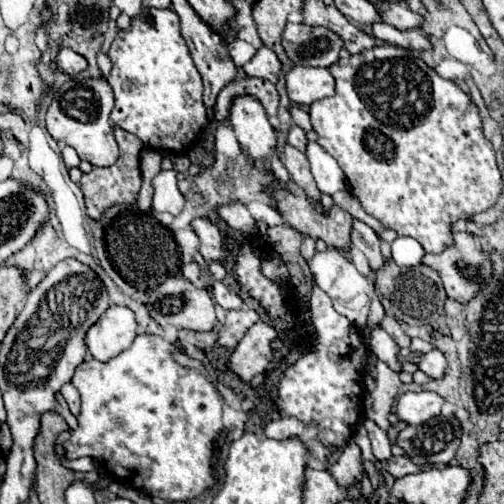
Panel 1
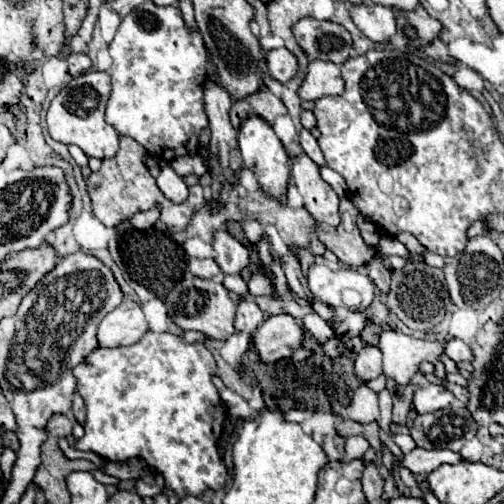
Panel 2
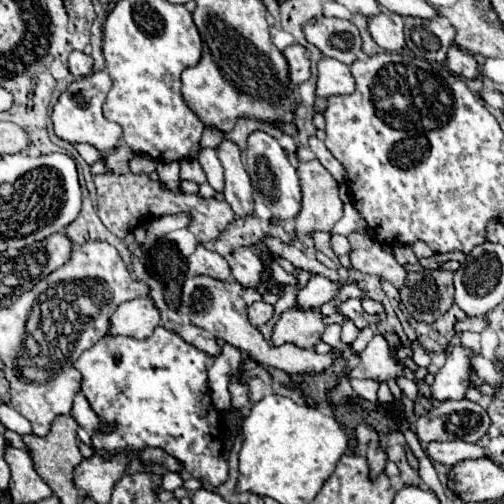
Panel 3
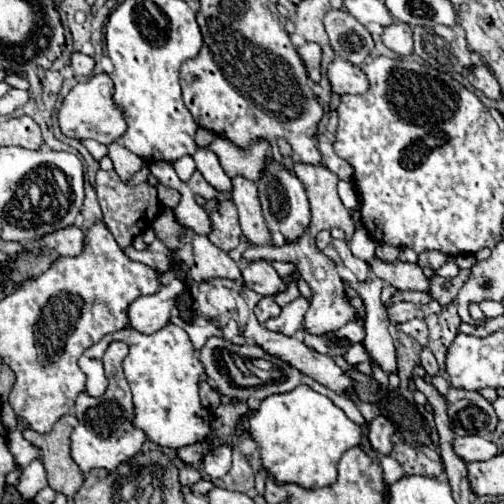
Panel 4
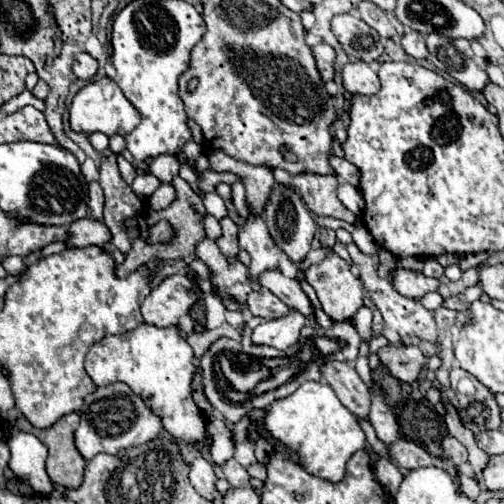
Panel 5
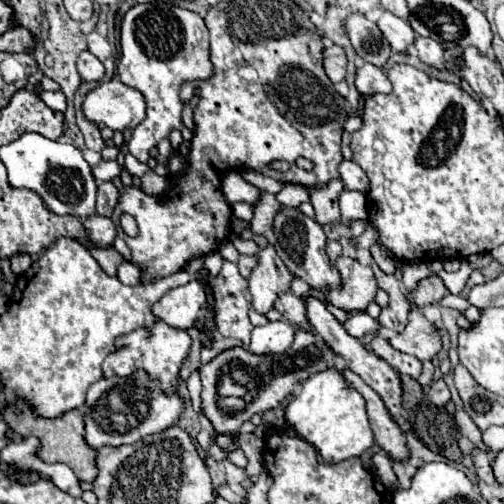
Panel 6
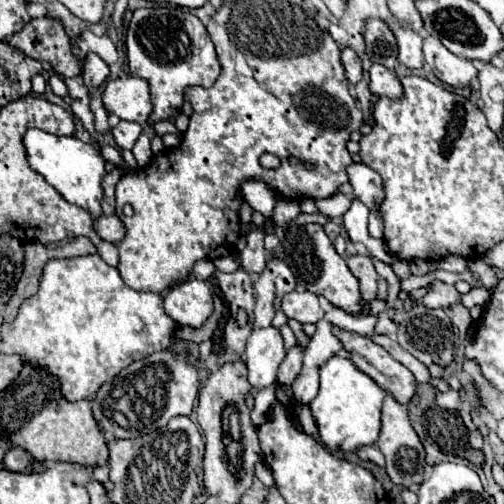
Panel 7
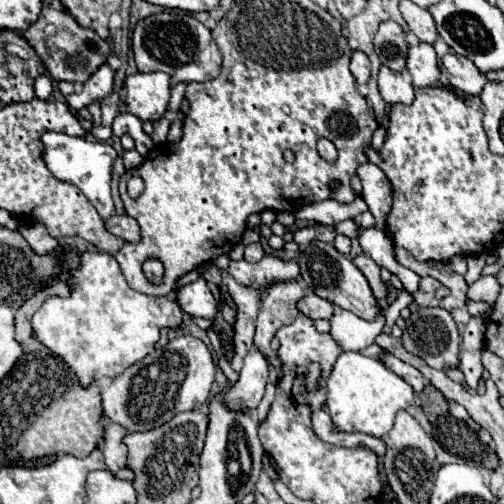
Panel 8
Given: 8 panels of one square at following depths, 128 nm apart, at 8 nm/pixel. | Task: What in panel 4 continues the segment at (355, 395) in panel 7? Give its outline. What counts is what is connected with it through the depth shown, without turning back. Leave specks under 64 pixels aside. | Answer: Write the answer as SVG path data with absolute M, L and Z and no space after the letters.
M302 384L292 392L268 396L260 408L250 414L250 436L260 446L260 460L266 474L274 476L278 482L322 488L336 482L336 466L346 450L360 444L362 428L354 424L330 398Z

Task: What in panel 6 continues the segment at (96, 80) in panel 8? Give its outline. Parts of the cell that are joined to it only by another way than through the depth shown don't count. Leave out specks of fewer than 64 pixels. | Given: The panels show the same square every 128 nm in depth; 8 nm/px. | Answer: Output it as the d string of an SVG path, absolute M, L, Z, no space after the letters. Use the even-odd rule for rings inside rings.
M84 50L78 58L78 72L80 72L82 80L86 80L86 82L100 80L104 76L104 64L94 54ZM33 90L35 94L38 94L42 101L52 110L65 112L67 108L66 96L62 91L47 92L43 90Z

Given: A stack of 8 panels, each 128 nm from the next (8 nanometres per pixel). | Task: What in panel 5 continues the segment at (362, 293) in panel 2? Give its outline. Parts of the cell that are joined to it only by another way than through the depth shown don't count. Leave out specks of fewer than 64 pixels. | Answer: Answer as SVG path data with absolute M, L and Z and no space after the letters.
M290 312L284 318L268 320L252 330L252 342L254 344L268 344L280 350L286 350L296 344L300 328L306 324L304 316L300 312Z

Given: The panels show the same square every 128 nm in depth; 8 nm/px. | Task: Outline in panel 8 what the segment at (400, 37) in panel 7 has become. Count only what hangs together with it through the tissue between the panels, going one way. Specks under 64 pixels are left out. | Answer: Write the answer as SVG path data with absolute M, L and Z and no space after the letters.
M422 42L418 46L410 46L408 72L412 76L414 86L422 86L422 88L442 86L442 82L440 82L442 74L440 74L438 58L436 58L436 52L430 44Z

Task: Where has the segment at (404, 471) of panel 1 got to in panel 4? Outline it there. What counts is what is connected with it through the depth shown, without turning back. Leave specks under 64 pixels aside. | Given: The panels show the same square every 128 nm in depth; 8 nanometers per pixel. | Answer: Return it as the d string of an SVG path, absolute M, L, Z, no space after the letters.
M464 436L454 440L454 448L458 456L464 456L464 460L474 462L474 460L488 460L500 452L500 448L482 436Z

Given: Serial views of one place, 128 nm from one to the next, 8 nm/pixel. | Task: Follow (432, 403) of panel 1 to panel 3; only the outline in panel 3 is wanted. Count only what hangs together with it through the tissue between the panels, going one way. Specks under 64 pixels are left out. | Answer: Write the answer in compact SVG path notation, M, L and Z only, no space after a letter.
M456 344L446 354L446 364L440 368L432 384L434 400L462 400L466 396L466 390L470 388L472 356L474 352L470 348L464 348L462 344Z

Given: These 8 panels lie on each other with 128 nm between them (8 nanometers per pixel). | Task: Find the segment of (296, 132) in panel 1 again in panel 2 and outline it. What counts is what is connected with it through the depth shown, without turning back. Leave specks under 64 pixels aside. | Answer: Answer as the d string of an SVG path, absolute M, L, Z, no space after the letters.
M304 128L304 130L300 132L300 144L302 144L304 152L306 152L318 166L326 166L326 160L324 160L324 156L322 156L322 150L320 150L316 138L310 134L310 130Z

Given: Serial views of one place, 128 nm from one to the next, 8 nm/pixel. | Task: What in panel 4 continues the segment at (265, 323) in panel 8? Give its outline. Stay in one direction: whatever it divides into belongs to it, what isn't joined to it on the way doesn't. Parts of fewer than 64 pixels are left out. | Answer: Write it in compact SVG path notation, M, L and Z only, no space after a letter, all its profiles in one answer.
M242 176L232 178L232 182L234 182L232 198L234 198L234 204L236 204L238 214L240 214L242 236L250 244L256 244L256 246L274 244L272 234L270 234L270 230L268 230L268 226L264 222L264 216L262 216L256 184L242 178Z

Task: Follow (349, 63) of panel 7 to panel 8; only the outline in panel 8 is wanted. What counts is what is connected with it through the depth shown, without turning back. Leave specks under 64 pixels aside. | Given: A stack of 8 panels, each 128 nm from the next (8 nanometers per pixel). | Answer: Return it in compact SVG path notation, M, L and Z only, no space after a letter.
M354 52L352 56L352 62L350 62L350 70L352 74L356 76L356 80L360 84L366 84L368 78L370 78L370 60L364 52Z

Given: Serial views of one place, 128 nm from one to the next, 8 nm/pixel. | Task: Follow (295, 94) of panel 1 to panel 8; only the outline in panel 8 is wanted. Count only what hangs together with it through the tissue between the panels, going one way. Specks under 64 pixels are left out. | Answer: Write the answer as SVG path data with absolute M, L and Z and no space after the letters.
M386 66L380 68L378 74L378 88L382 98L388 104L412 104L414 100L414 86L410 82L404 80L404 76L400 72L394 72Z

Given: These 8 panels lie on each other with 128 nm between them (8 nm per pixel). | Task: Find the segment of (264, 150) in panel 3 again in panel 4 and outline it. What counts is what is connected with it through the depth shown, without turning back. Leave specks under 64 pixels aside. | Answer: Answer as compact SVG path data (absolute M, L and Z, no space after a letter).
M268 160L264 176L258 182L258 192L270 232L280 232L286 242L296 242L310 224L310 204L304 192L304 184L300 184L300 180L294 174L290 174L280 162Z

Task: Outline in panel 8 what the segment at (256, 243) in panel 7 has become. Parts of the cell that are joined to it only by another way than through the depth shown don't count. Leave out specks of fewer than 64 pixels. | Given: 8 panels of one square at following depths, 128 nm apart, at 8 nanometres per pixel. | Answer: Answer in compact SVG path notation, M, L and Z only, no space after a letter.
M248 244L244 250L244 260L248 262L260 262L264 256L264 250L260 244Z

